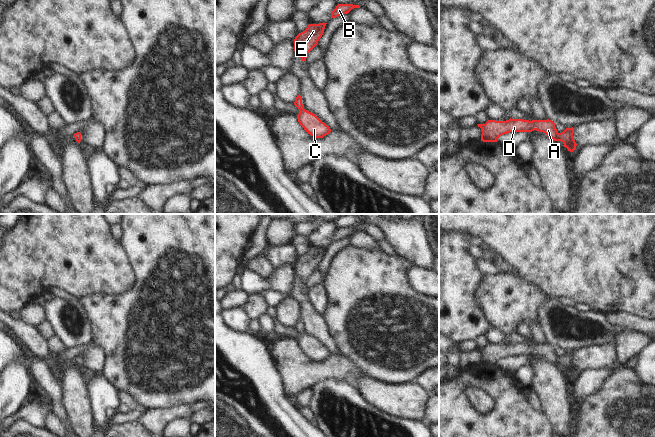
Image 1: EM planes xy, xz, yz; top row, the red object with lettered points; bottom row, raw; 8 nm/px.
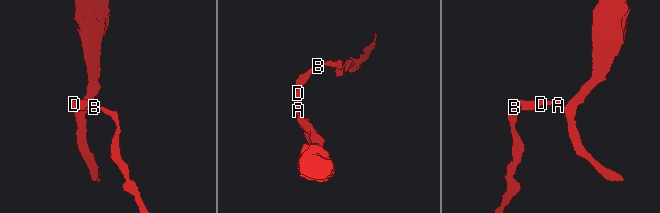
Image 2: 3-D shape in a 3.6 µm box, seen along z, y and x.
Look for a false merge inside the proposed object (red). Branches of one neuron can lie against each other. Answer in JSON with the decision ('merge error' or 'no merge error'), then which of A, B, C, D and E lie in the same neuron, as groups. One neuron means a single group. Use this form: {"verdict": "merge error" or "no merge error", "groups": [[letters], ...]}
{"verdict": "no merge error", "groups": [["A", "B", "C", "D", "E"]]}

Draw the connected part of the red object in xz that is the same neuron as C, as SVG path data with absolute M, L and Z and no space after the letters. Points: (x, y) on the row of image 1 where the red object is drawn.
M300 95L295 98L294 105L299 109L299 114L297 115L298 122L308 134L315 138L323 138L331 132L328 125L315 114L304 109Z

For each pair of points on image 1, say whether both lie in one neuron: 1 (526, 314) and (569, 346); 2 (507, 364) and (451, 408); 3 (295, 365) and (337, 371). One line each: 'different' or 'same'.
1: different
2: different
3: same

